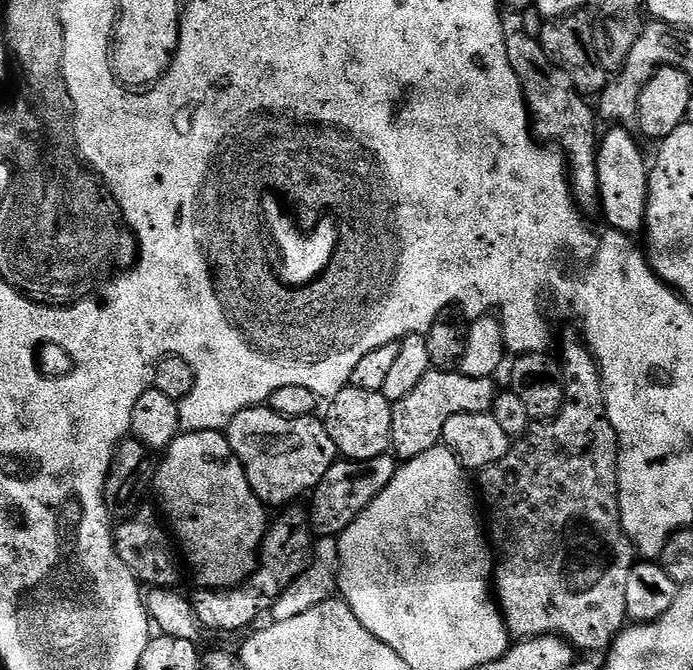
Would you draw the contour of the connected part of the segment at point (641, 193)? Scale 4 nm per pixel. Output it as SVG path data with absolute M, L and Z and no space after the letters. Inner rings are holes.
M612 126L609 132L599 137L596 149L596 173L600 183L600 207L604 212L604 220L613 232L621 232L623 236L635 237L635 232L643 233L648 222L648 181L650 179L649 161L644 161L644 152L640 149L641 141L635 135L631 136L629 129L624 126Z

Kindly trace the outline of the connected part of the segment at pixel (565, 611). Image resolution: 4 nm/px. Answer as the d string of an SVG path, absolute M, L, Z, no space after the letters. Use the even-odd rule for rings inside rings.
M583 339L568 340L564 349L558 353L564 370L564 409L554 419L537 423L529 428L527 436L515 441L509 447L506 458L494 462L479 473L480 488L484 491L482 504L488 507L486 512L486 528L490 533L490 544L494 549L494 596L504 613L504 624L508 627L508 635L513 641L532 640L536 636L559 636L567 640L573 649L584 652L607 653L616 637L624 631L628 615L626 614L626 581L630 578L630 570L638 562L638 553L632 540L620 521L620 487L618 486L618 458L620 443L616 437L614 426L608 417L604 405L604 383L600 377L600 367Z

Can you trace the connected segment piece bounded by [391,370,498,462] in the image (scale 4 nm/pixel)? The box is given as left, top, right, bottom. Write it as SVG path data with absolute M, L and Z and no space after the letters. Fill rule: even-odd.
M430 370L406 398L392 405L391 451L397 461L413 460L418 454L437 447L444 439L446 422L450 422L454 414L491 413L498 391L496 382L490 376L470 378L459 370Z

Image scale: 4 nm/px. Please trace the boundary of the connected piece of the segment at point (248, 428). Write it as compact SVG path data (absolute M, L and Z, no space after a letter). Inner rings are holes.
M267 406L244 408L229 422L226 435L238 462L244 468L252 492L260 499L261 504L265 506L273 504L276 510L299 501L296 500L299 496L307 497L320 485L322 478L326 478L326 470L330 470L330 466L338 459L336 447L326 430L323 419L315 415L286 418Z

